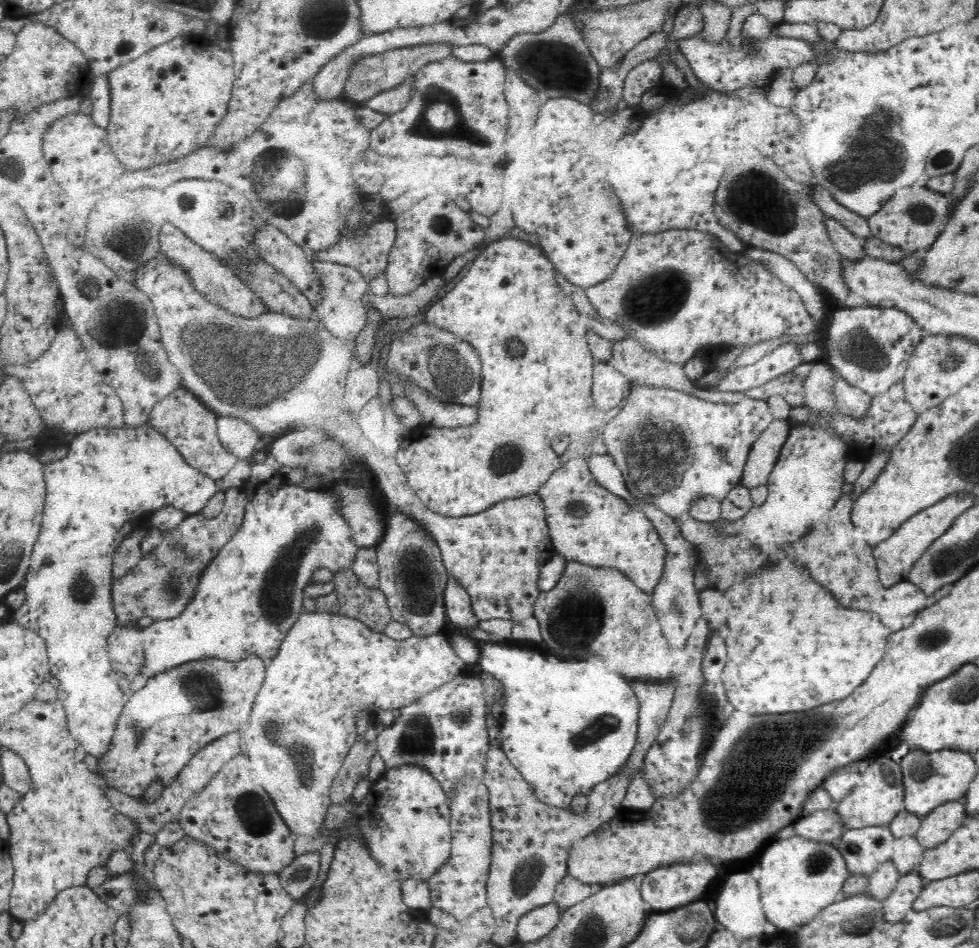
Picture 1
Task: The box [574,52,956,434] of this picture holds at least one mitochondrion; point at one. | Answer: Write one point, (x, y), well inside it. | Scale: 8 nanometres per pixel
(875, 155)

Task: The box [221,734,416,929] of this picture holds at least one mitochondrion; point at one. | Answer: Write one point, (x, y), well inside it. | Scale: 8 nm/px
(254, 813)

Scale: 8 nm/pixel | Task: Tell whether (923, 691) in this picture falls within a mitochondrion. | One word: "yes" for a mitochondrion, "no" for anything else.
no

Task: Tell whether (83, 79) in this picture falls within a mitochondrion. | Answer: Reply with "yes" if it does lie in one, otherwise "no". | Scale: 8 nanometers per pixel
no

